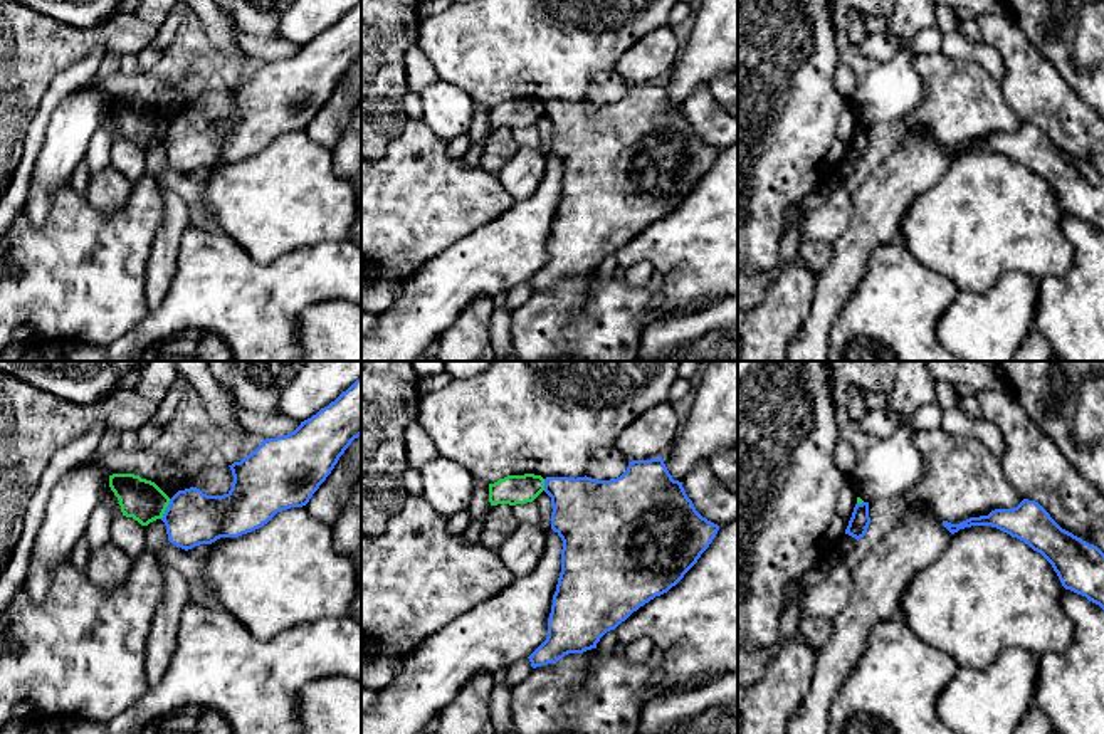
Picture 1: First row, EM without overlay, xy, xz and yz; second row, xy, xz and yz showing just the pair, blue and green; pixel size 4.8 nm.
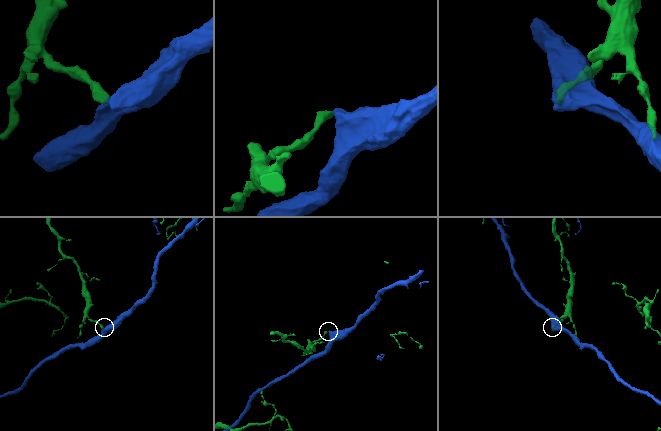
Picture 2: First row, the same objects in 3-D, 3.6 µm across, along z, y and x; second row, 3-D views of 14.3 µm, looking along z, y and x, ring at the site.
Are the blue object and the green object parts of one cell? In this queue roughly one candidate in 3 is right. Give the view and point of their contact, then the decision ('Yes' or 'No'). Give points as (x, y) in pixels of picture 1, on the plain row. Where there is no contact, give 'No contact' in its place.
Touches blue at xy (167, 133). No

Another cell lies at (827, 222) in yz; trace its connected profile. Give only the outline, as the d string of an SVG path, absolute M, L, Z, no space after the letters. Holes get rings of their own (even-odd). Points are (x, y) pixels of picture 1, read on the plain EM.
M833 185L823 205L810 210L798 223L800 244L820 240L833 244L849 228L854 198L845 186Z

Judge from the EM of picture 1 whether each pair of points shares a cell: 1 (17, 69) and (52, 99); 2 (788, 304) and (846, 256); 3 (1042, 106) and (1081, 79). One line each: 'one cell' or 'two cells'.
1: two cells
2: two cells
3: two cells

